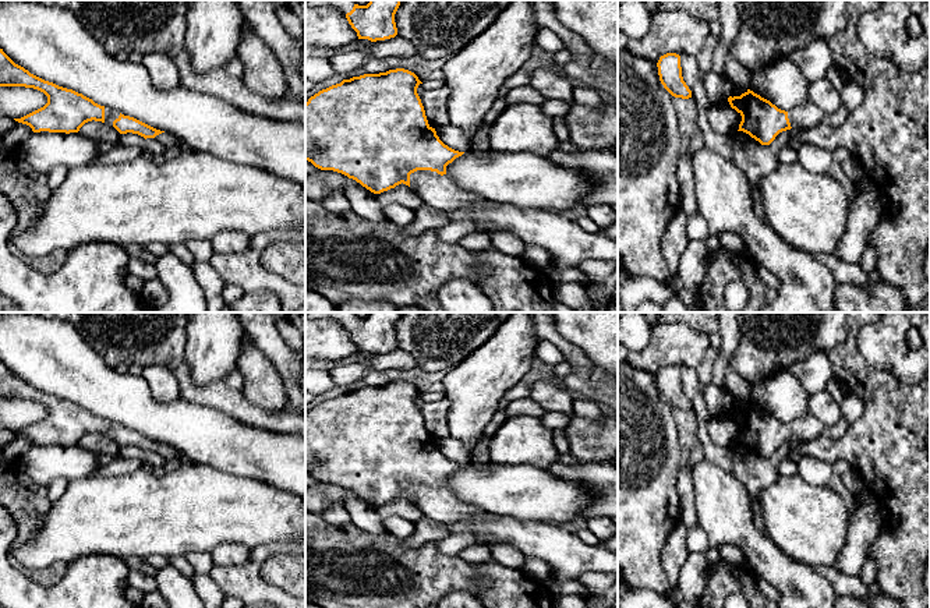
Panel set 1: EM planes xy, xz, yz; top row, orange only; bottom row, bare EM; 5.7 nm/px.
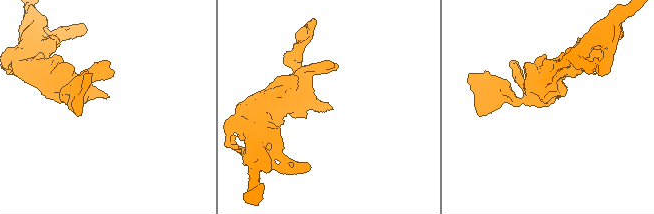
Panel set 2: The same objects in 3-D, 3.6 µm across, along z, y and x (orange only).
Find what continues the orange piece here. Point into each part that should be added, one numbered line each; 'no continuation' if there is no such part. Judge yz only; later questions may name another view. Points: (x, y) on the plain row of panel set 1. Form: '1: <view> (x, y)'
1: yz (807, 427)

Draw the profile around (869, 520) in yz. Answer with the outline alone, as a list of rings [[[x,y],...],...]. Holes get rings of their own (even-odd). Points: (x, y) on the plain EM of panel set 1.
[[[873,495],[864,503],[860,503],[849,519],[846,544],[839,552],[834,568],[845,575],[859,576],[871,544],[888,522],[887,508]]]

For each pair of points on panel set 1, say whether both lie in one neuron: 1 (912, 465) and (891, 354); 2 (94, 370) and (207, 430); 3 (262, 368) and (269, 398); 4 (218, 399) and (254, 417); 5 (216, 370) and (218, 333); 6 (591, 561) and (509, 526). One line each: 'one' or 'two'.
1: two
2: one
3: one
4: one
5: one
6: one

